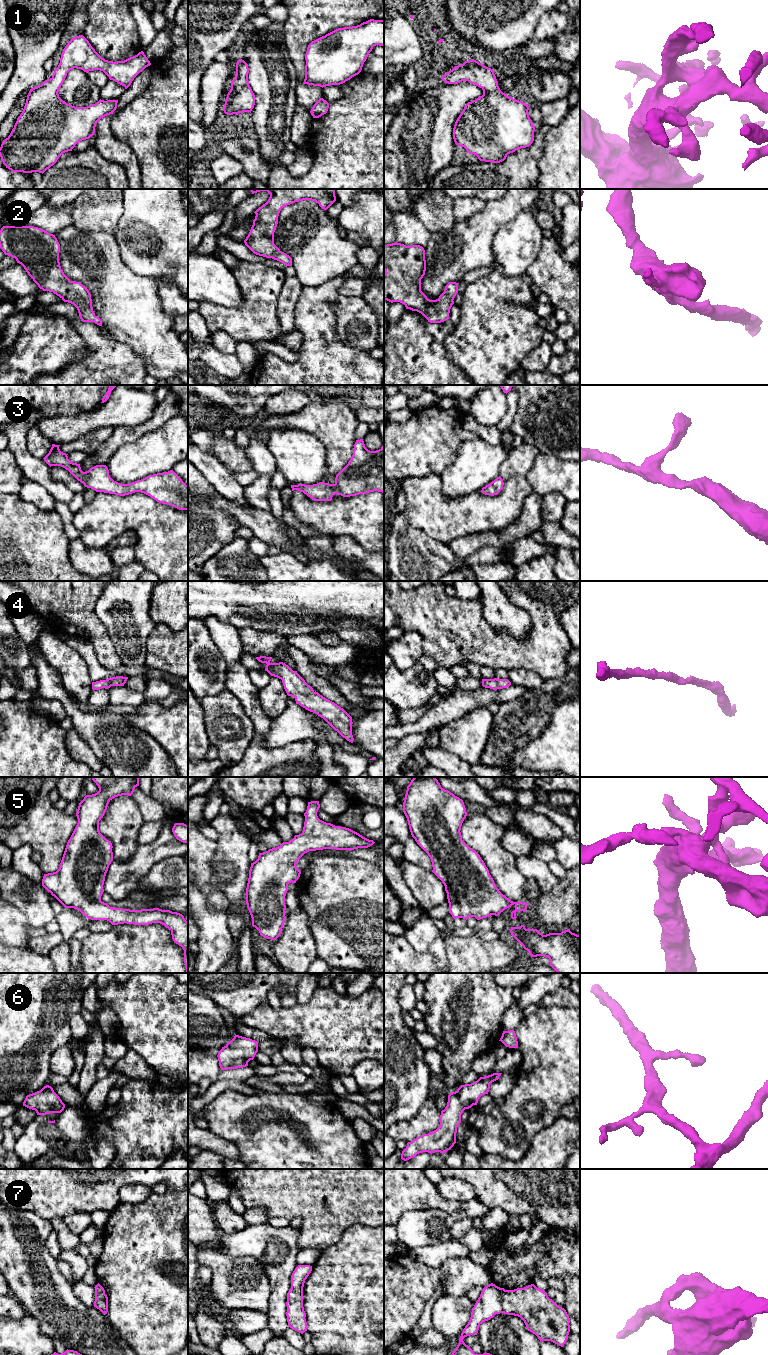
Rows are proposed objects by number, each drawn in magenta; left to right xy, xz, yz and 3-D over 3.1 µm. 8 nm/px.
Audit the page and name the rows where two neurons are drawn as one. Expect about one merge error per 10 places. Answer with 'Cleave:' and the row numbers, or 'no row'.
Cleave: no row

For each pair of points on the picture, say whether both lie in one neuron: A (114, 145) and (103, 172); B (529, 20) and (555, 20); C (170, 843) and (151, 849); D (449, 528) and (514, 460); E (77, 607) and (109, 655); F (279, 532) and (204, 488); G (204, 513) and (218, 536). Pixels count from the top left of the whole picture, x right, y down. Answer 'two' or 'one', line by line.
A: two
B: two
C: one
D: one
E: one
F: one
G: one

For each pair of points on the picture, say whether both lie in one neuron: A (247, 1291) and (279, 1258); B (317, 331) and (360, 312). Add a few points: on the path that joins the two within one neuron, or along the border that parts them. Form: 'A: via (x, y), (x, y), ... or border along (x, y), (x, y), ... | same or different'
A: border along (249, 1256), (262, 1265), (269, 1280), (271, 1295) | different
B: border along (337, 298), (335, 306), (336, 332), (346, 344) | different

